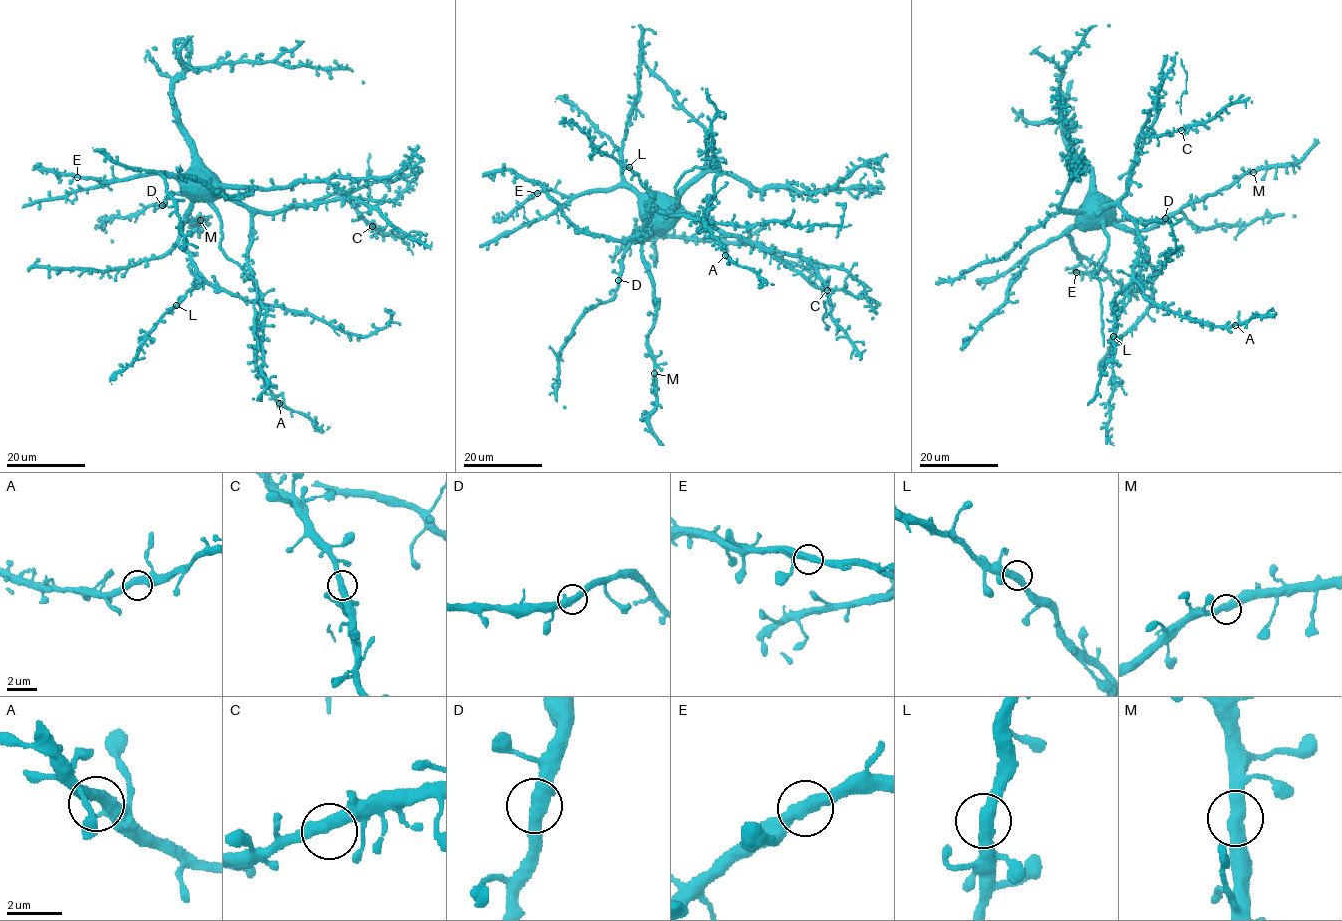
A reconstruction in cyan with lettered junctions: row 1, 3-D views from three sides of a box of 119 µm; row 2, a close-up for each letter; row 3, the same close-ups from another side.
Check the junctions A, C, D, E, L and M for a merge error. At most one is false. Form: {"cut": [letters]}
{"cut": []}

